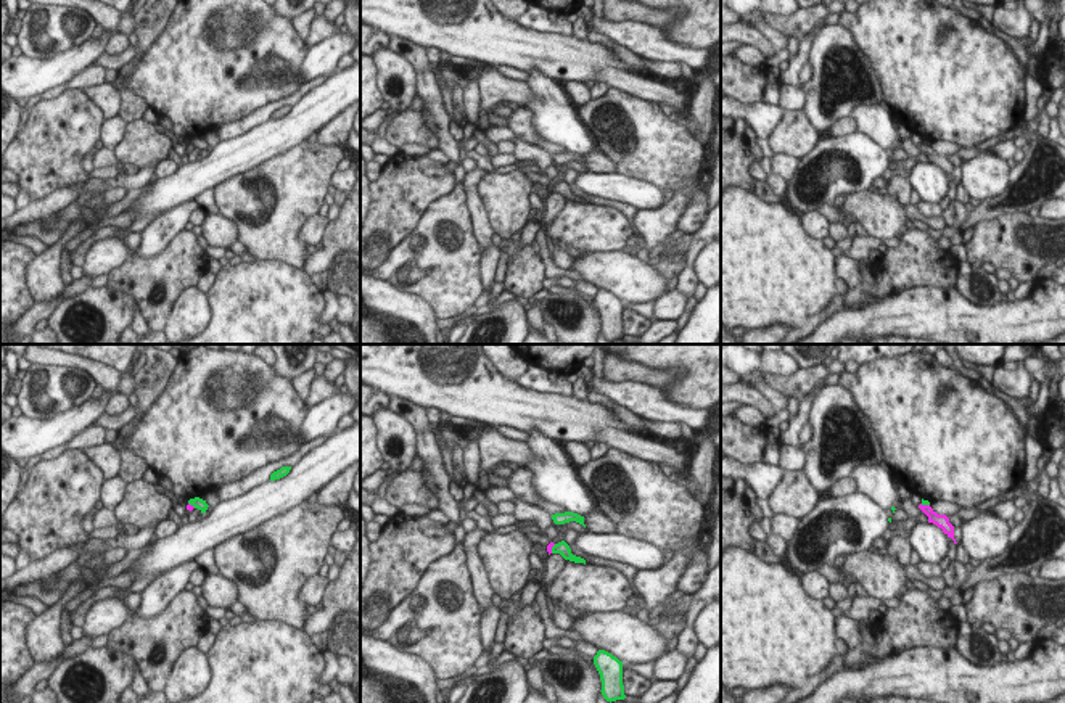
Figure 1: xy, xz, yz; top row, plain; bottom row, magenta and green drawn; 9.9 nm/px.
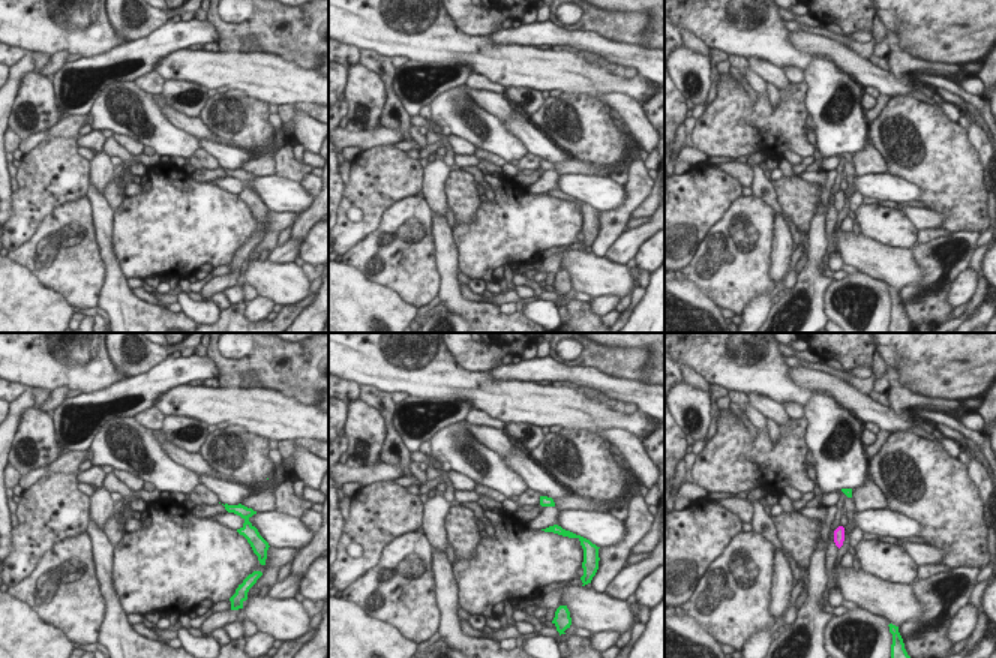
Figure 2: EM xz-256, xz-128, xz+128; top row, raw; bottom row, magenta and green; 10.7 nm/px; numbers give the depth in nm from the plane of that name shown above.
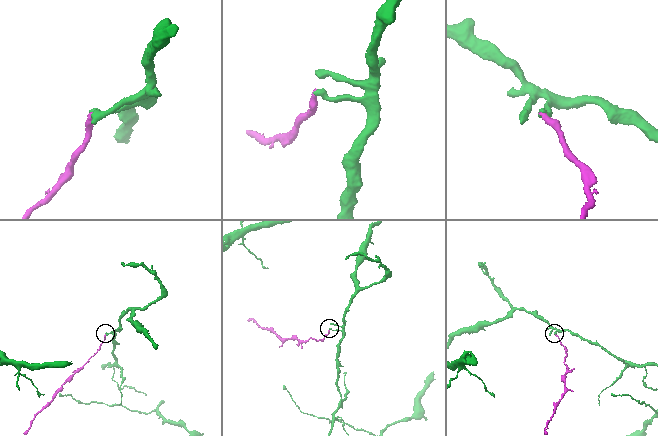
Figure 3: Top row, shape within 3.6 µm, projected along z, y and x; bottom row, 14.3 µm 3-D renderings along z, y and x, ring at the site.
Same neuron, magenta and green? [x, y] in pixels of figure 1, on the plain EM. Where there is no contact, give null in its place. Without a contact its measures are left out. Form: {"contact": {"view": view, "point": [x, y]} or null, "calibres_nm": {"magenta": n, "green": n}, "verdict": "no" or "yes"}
{"contact": {"view": "xz", "point": [551, 189]}, "calibres_nm": {"magenta": 60, "green": 130}, "verdict": "no"}

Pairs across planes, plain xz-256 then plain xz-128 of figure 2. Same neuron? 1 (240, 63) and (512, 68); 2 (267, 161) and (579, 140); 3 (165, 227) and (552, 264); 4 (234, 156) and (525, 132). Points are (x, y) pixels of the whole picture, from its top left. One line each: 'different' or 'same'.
1: same
2: different
3: different
4: same

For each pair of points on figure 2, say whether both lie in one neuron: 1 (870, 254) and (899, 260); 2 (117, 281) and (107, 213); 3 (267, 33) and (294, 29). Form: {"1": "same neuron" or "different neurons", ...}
{"1": "same neuron", "2": "same neuron", "3": "same neuron"}

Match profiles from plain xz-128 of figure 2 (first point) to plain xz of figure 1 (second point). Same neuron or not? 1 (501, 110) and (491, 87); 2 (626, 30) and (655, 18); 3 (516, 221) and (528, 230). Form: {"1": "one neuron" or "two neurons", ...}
{"1": "one neuron", "2": "one neuron", "3": "two neurons"}

